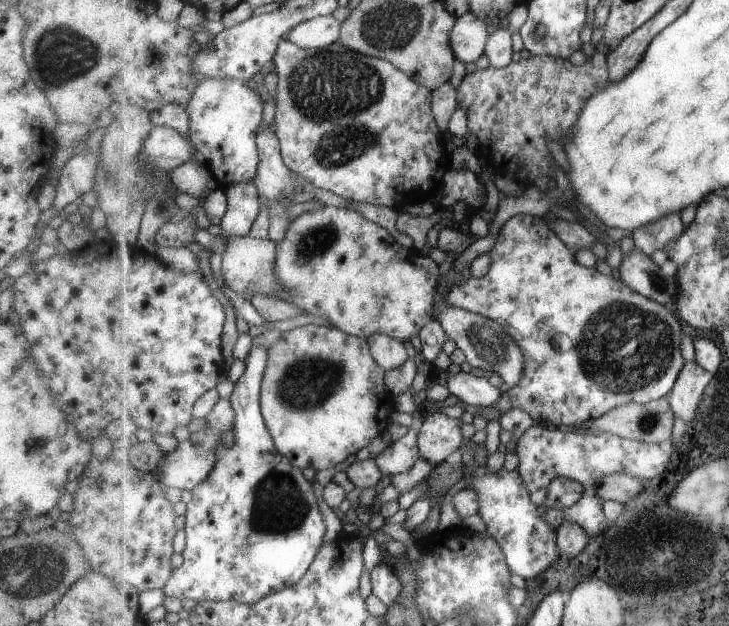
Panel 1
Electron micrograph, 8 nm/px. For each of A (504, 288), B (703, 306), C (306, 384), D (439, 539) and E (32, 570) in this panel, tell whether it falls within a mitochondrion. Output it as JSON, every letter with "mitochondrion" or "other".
{"A":"other","B":"other","C":"mitochondrion","D":"other","E":"mitochondrion"}

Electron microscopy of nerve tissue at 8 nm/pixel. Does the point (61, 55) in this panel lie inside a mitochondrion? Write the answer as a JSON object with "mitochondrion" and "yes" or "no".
{"mitochondrion":"yes"}

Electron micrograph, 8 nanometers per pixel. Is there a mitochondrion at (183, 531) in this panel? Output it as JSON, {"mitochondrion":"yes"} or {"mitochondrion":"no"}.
{"mitochondrion":"no"}

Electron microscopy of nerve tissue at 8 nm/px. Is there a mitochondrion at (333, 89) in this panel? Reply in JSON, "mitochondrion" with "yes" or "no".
{"mitochondrion":"yes"}

